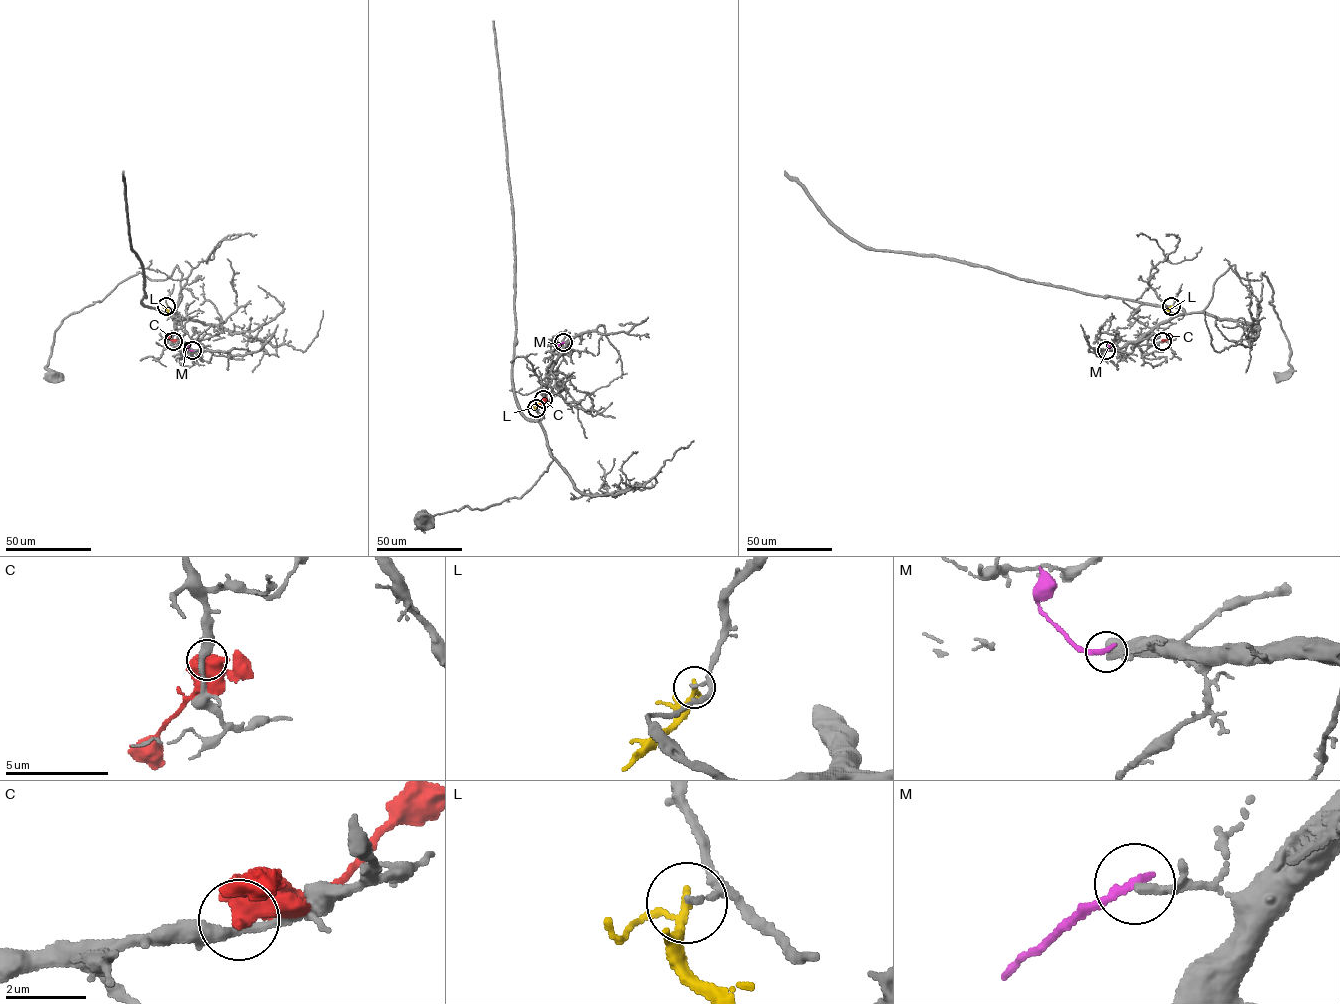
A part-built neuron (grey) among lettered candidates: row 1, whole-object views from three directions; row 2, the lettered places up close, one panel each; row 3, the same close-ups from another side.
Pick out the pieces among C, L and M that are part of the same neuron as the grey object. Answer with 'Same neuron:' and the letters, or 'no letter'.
Same neuron: no letter

